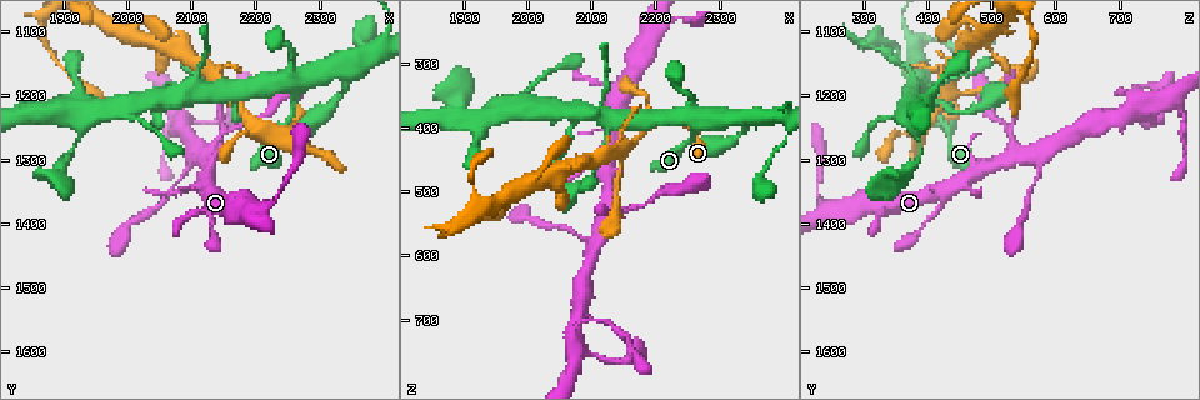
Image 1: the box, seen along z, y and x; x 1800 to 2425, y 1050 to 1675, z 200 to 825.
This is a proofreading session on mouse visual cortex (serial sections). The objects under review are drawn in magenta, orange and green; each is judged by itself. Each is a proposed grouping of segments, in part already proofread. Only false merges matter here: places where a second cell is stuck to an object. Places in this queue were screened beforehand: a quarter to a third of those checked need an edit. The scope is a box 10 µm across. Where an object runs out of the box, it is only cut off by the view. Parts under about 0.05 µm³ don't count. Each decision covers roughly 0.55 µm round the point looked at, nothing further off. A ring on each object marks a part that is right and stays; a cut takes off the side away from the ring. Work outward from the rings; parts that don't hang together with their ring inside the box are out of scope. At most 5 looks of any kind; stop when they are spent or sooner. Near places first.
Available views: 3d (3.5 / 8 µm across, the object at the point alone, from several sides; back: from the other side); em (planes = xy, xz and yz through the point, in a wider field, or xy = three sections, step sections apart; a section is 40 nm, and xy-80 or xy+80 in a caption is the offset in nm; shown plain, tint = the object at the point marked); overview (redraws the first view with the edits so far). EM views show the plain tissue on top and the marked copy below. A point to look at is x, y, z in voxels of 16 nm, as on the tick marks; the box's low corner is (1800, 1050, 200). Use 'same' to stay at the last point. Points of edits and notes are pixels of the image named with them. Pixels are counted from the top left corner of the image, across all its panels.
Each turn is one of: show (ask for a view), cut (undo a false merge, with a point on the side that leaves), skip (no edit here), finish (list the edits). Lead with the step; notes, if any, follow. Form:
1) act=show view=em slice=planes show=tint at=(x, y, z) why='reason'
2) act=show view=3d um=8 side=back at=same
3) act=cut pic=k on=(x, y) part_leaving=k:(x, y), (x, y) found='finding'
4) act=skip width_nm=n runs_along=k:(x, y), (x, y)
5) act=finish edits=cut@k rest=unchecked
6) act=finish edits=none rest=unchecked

act=show view=3d um=8 at=(2090, 1315, 575) why='thick turns thin'

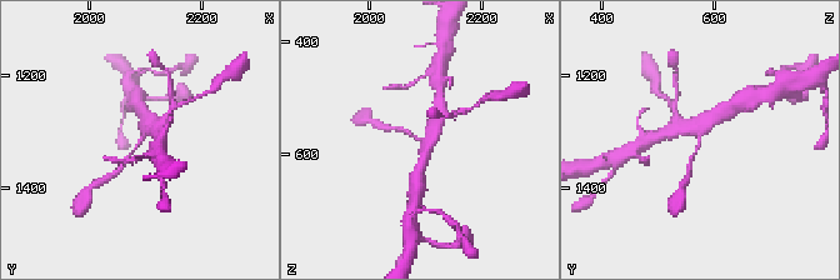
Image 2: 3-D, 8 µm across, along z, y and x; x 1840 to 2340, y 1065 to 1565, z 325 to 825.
act=show view=3d um=3.5 at=same

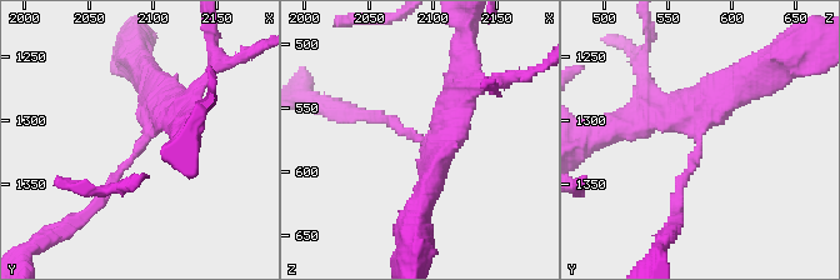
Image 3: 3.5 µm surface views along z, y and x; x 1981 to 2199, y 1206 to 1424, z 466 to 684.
act=show view=em slice=xy step=1 show=tint at=(2096, 1318, 574) arm_widths_nm=150,300

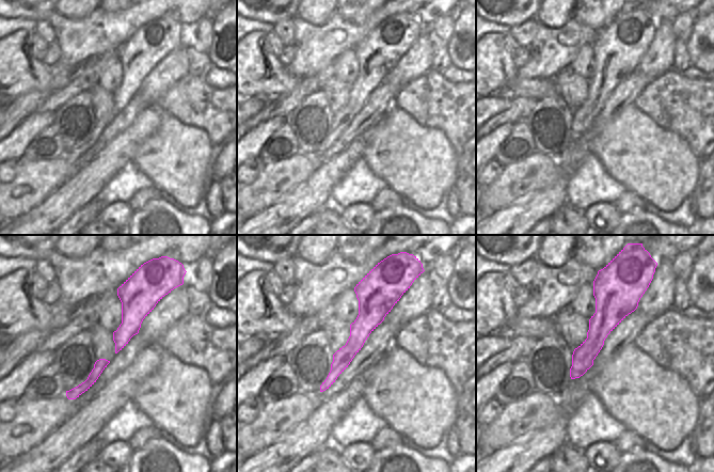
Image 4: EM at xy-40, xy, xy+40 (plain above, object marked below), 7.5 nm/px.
act=skip width_nm=160 runs_along=3:(178, 114), (165, 101), (96, 205) found='all the same cell'

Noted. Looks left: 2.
act=show view=3d um=3.5 at=(2260, 1280, 380)

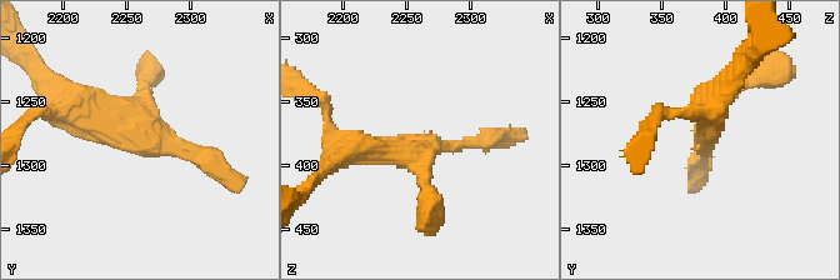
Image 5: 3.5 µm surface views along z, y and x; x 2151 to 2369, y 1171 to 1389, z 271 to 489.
act=show view=em slice=xy step=3 show=tint at=(2262, 1278, 384)

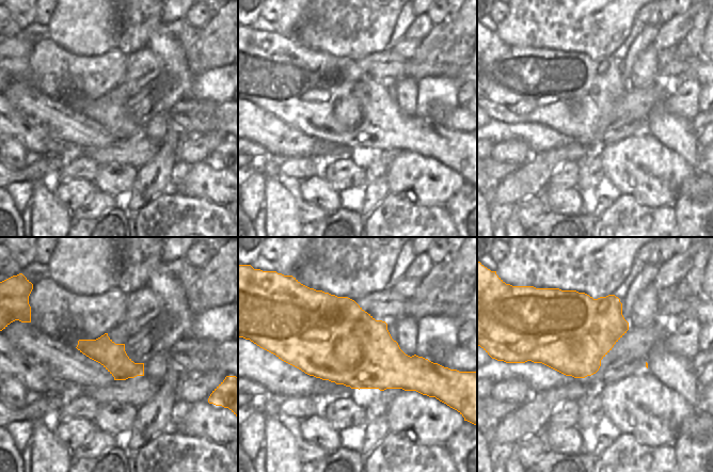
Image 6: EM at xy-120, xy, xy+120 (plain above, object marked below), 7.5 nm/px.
act=skip runs_along=5:(148, 78), (133, 128), (216, 165) found='continuous, no second cell'

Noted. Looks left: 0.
act=finish edits=none rest=unchecked

